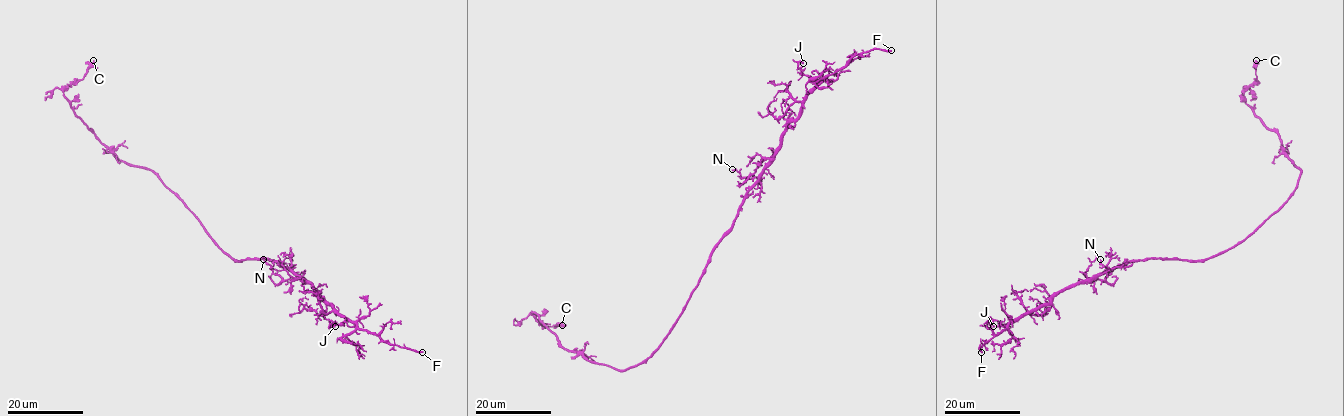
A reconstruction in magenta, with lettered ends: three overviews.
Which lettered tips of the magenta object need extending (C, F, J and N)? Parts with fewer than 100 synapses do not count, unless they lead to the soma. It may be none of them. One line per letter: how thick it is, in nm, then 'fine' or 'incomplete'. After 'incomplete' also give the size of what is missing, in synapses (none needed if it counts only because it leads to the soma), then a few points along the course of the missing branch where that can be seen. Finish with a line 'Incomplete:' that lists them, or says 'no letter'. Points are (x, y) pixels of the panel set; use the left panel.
C: 320 nm thick; fine
F: 200 nm thick; incomplete; missing branch runs (422, 352), (445, 322), (448, 329), (442, 334), (450, 340)
J: 180 nm thick; fine
N: 130 nm thick; fine
Incomplete: F

